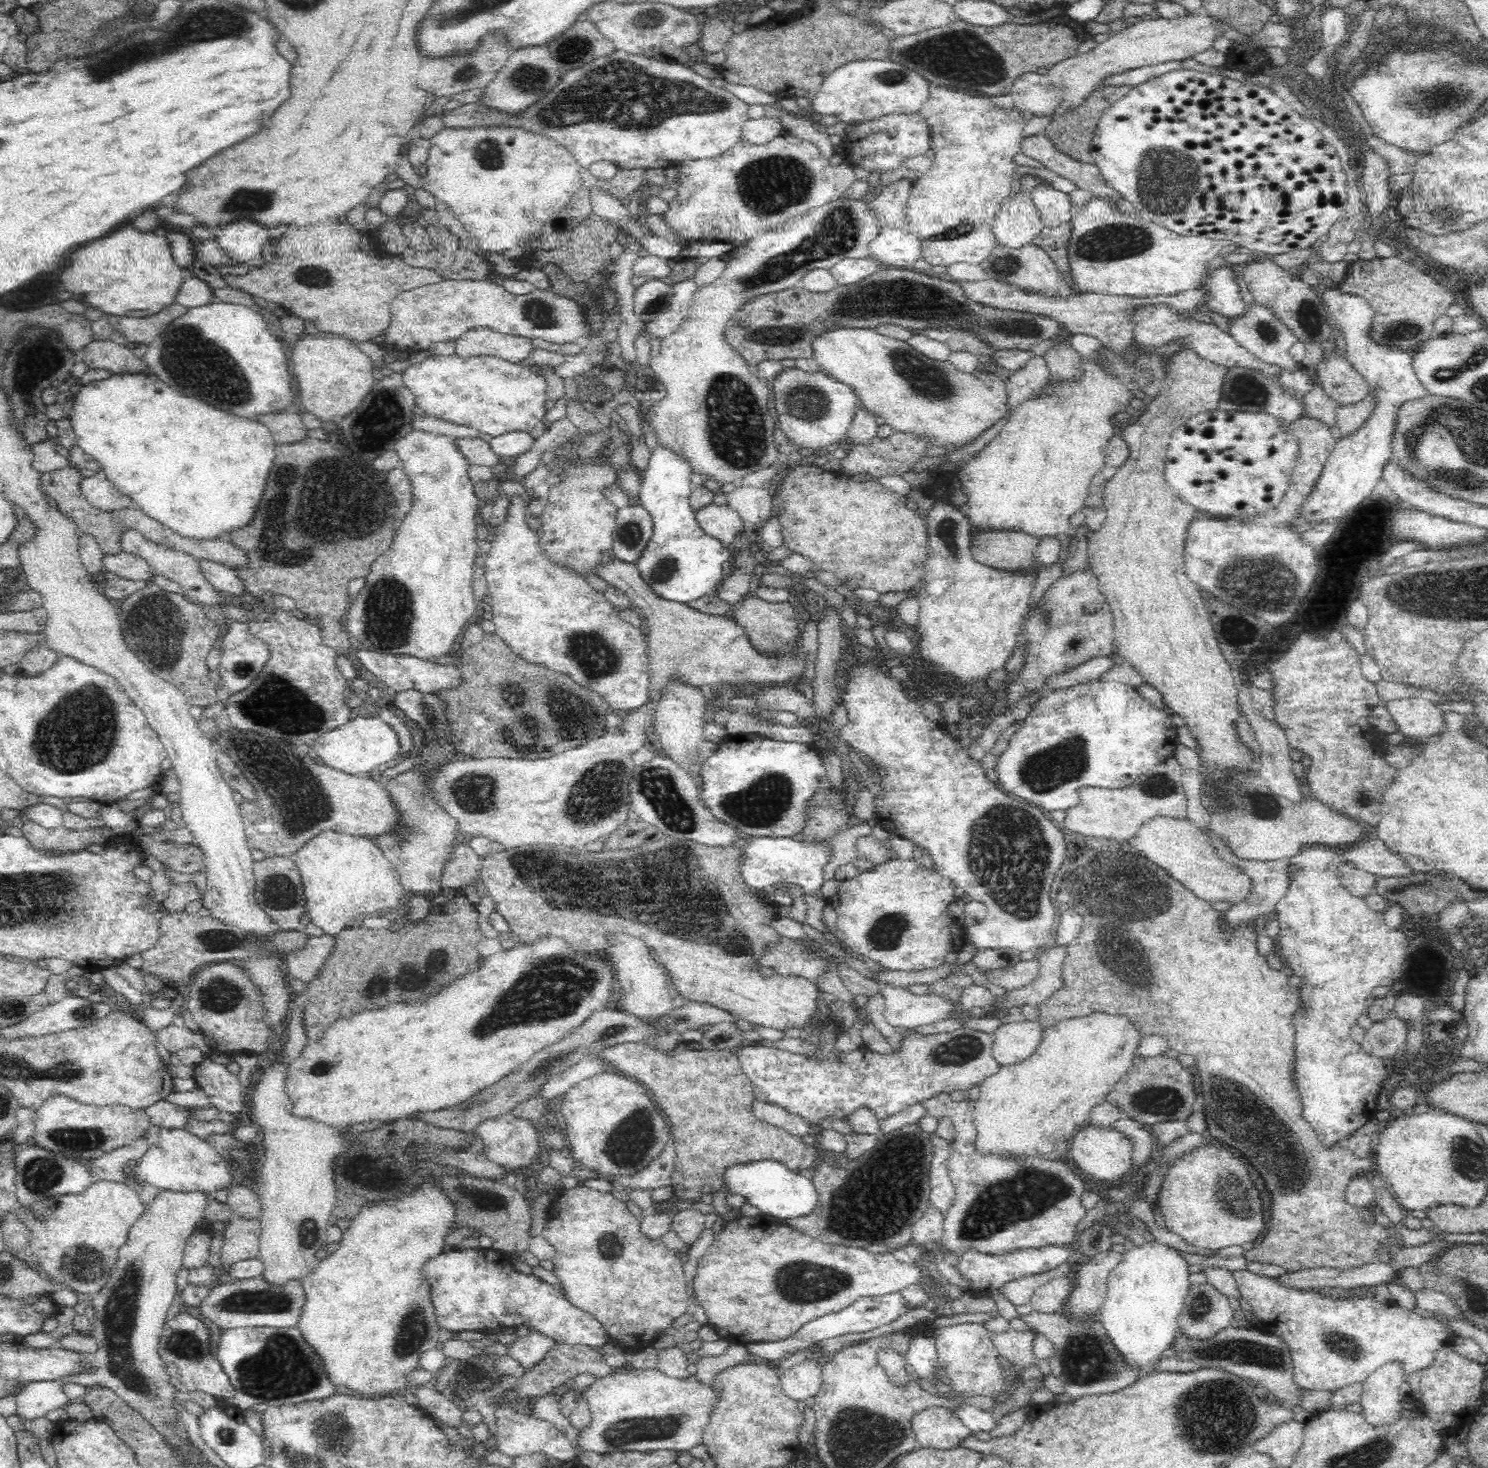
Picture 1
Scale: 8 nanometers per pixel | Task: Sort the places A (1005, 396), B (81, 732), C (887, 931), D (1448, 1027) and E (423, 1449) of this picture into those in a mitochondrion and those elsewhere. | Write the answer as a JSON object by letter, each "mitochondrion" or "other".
{"A":"other","B":"mitochondrion","C":"mitochondrion","D":"other","E":"other"}

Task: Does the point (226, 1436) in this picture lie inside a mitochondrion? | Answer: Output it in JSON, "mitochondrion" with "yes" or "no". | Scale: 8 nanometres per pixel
{"mitochondrion":"yes"}

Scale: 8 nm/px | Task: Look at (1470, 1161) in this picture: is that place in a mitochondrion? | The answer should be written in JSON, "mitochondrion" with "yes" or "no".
{"mitochondrion":"yes"}

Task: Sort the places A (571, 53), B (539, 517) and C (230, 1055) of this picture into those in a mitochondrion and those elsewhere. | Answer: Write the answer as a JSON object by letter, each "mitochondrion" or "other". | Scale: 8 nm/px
{"A":"mitochondrion","B":"other","C":"other"}

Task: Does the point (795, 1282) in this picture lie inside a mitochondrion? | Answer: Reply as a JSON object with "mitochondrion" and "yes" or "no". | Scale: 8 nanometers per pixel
{"mitochondrion":"yes"}

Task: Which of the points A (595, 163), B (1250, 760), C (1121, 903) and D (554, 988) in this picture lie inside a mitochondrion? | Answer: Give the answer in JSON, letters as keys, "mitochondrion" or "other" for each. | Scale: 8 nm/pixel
{"A":"other","B":"other","C":"mitochondrion","D":"mitochondrion"}

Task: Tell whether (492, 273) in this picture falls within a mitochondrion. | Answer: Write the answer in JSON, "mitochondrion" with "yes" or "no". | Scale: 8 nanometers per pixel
{"mitochondrion":"no"}

